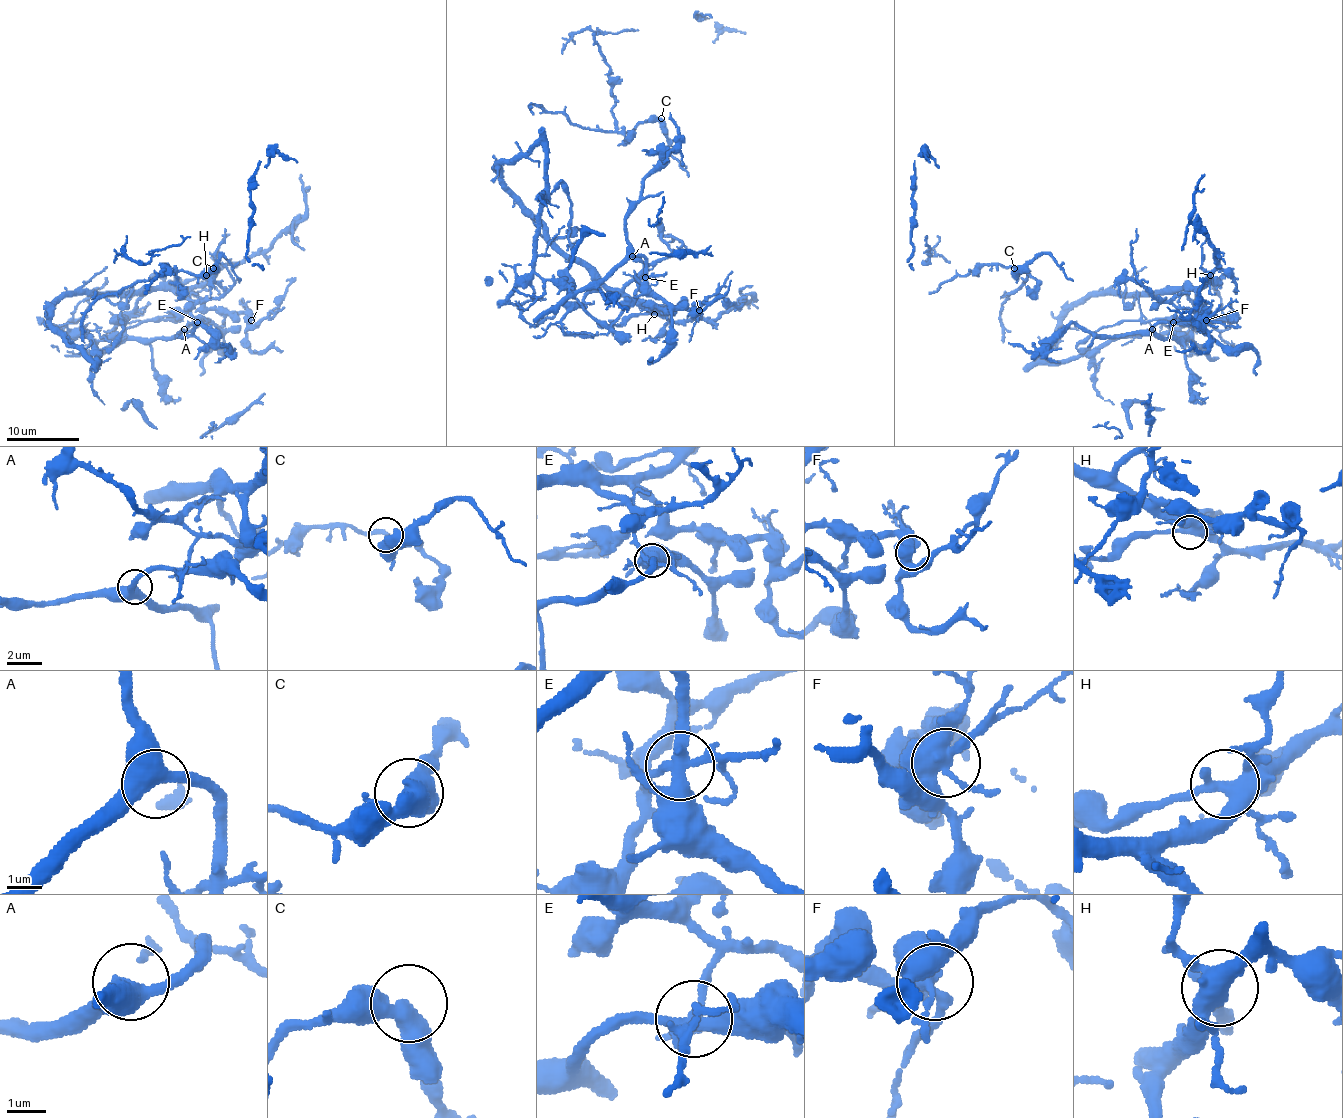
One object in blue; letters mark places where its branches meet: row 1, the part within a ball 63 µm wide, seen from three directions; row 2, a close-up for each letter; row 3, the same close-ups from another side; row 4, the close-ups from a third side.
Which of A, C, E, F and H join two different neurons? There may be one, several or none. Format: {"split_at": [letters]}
{"split_at": ["E"]}

